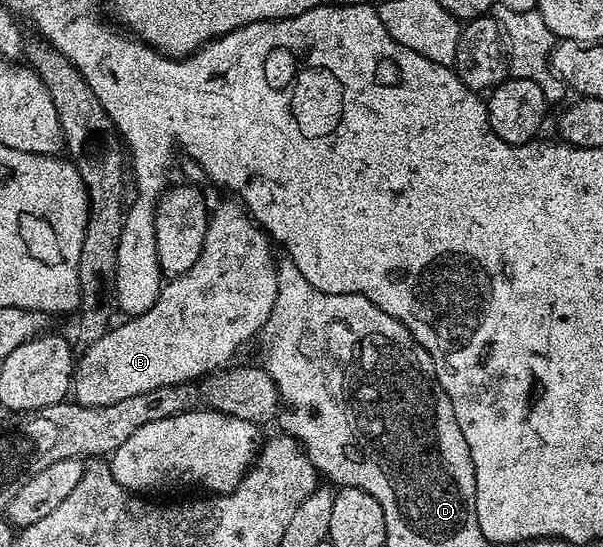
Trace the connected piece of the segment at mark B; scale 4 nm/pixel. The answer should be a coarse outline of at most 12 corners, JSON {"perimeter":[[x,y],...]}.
{"perimeter":[[237,200],[196,264],[77,359],[120,404],[235,361],[266,325],[275,247]]}

